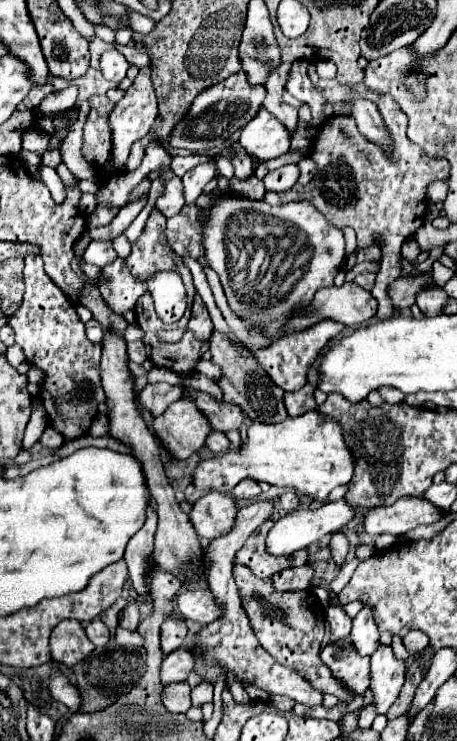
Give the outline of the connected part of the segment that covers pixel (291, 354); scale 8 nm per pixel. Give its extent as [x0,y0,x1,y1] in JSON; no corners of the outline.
[255,319,345,391]

